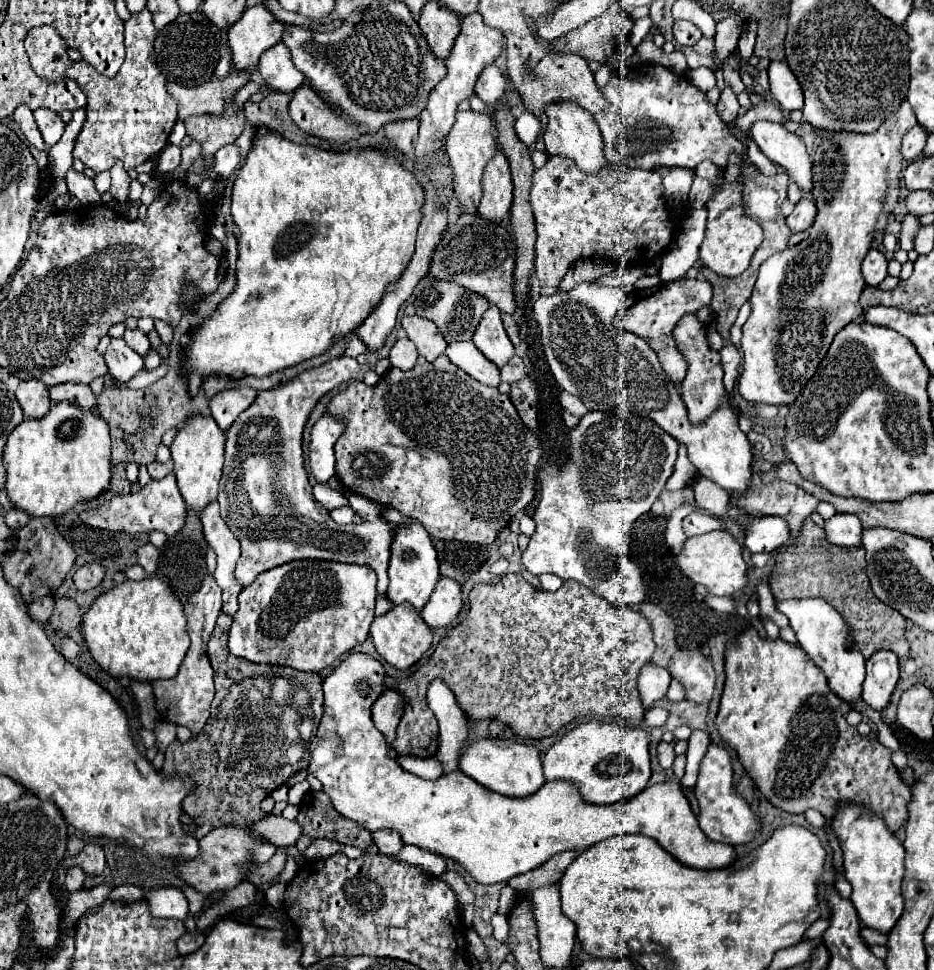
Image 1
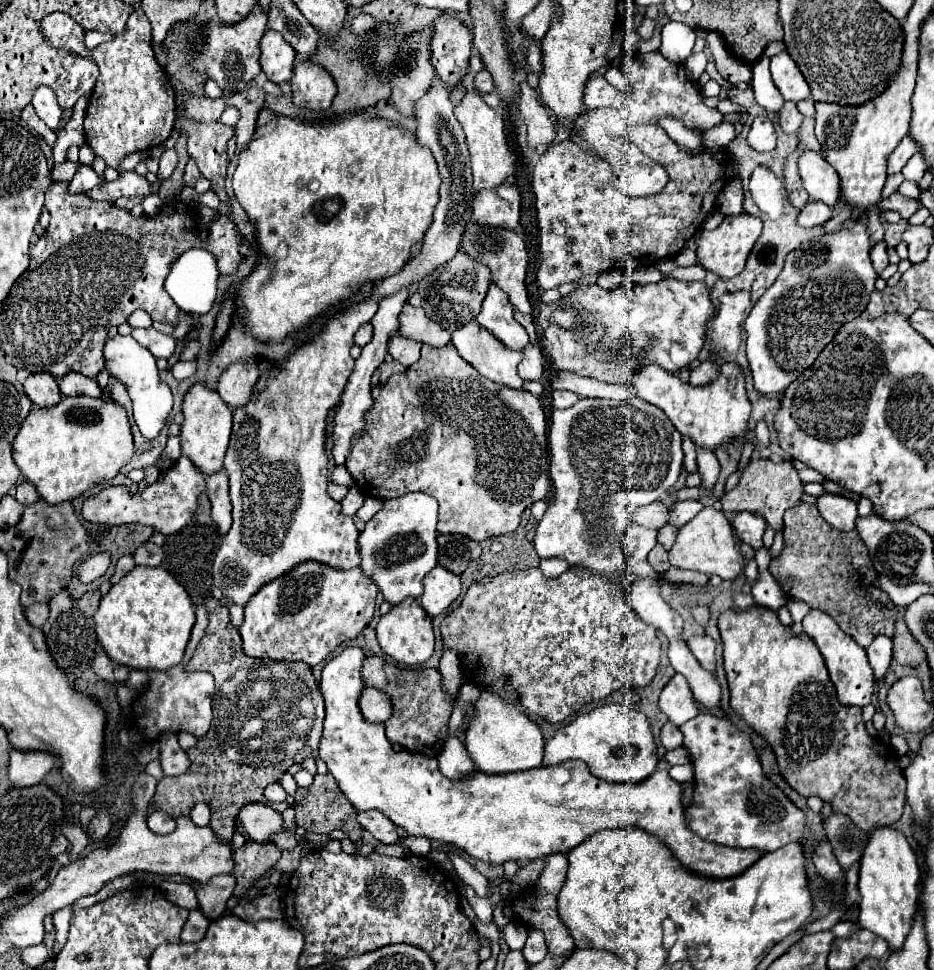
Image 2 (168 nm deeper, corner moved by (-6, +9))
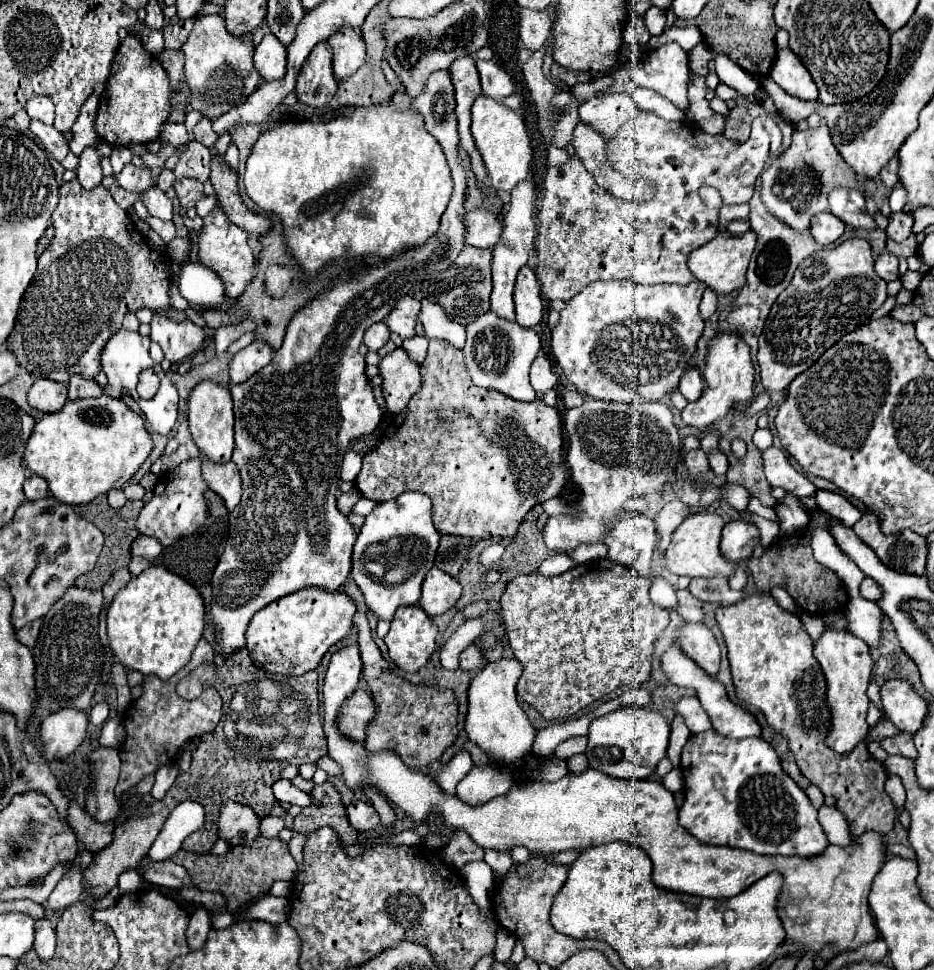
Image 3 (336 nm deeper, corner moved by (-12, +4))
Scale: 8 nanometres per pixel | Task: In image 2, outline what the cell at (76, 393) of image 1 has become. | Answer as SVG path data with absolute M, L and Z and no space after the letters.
M67 374L61 382L59 382L61 394L63 396L93 396L99 398L101 396L101 388L93 378L87 378L83 374Z

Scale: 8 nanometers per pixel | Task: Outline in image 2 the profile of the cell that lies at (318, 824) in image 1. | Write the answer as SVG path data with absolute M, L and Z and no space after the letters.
M315 774L311 786L297 788L297 794L293 798L293 808L295 808L297 826L305 828L307 832L329 834L331 830L343 830L351 838L351 842L357 844L361 840L363 830L355 820L355 808L353 808L353 804L349 804L345 794L339 790L339 786L331 774Z

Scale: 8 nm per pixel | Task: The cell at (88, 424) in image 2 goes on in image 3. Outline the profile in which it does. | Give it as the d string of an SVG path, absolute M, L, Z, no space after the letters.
M101 395L97 399L67 401L61 411L47 413L41 421L37 421L27 441L23 463L31 473L43 477L49 483L49 491L59 503L83 505L99 495L109 493L111 489L123 489L135 471L145 463L153 449L153 441L143 423L143 417L131 411L121 399Z

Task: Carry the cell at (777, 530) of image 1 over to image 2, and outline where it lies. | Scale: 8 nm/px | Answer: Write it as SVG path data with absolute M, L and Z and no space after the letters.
M739 512L735 514L735 518L731 520L731 526L733 526L733 534L749 544L751 548L761 548L763 546L763 532L765 532L765 520L761 520L759 516L753 516L751 512Z

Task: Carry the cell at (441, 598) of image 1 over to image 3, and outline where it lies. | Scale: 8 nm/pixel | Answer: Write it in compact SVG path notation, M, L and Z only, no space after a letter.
M433 567L423 581L423 595L419 599L419 607L431 617L443 615L445 611L455 607L461 597L461 589L463 587L457 579Z

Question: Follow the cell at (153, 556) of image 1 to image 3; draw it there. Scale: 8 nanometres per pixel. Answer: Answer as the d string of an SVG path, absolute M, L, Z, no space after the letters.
M133 557L133 559L131 559L131 565L129 565L129 571L131 571L133 575L139 575L141 571L145 571L145 569L151 567L151 565L153 565L153 561L147 559L147 557Z

